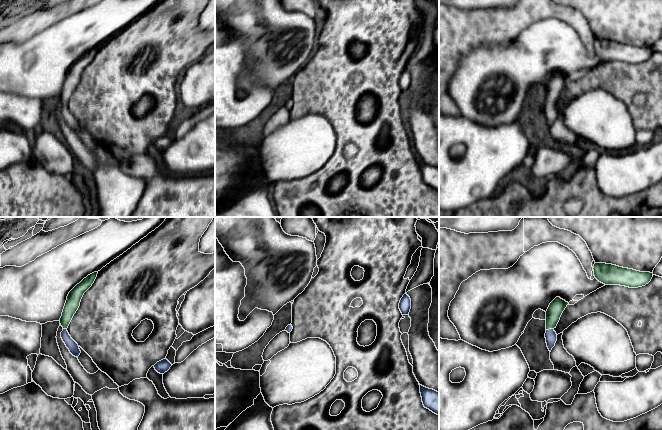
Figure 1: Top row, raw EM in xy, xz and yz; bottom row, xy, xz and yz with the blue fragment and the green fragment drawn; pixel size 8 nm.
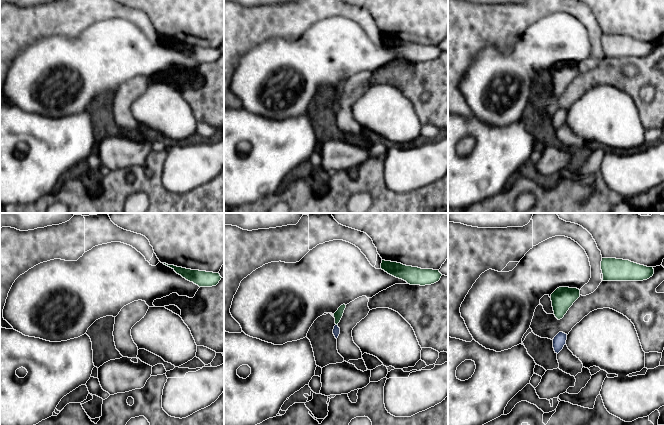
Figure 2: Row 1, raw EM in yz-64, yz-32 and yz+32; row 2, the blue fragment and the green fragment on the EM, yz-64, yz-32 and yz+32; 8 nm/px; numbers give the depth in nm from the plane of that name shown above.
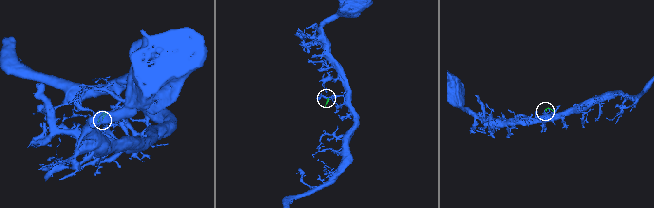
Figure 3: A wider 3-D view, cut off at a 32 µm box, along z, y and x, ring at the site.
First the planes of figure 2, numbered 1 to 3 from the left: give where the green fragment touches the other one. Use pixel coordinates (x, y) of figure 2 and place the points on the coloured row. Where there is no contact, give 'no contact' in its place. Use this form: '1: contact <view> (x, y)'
1: no contact
2: no contact
3: no contact

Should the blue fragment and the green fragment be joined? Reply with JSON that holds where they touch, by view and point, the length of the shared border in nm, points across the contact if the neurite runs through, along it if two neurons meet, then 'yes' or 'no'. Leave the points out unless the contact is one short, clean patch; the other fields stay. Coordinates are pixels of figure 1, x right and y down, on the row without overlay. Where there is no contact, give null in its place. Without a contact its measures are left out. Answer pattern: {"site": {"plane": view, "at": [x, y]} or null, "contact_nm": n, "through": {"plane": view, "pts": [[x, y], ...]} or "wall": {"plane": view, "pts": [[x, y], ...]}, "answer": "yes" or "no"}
{"site": {"plane": "yz", "at": [549, 105]}, "contact_nm": 70, "through": {"plane": "yz", "pts": [[551, 113], [549, 105], [557, 82]]}, "answer": "yes"}

